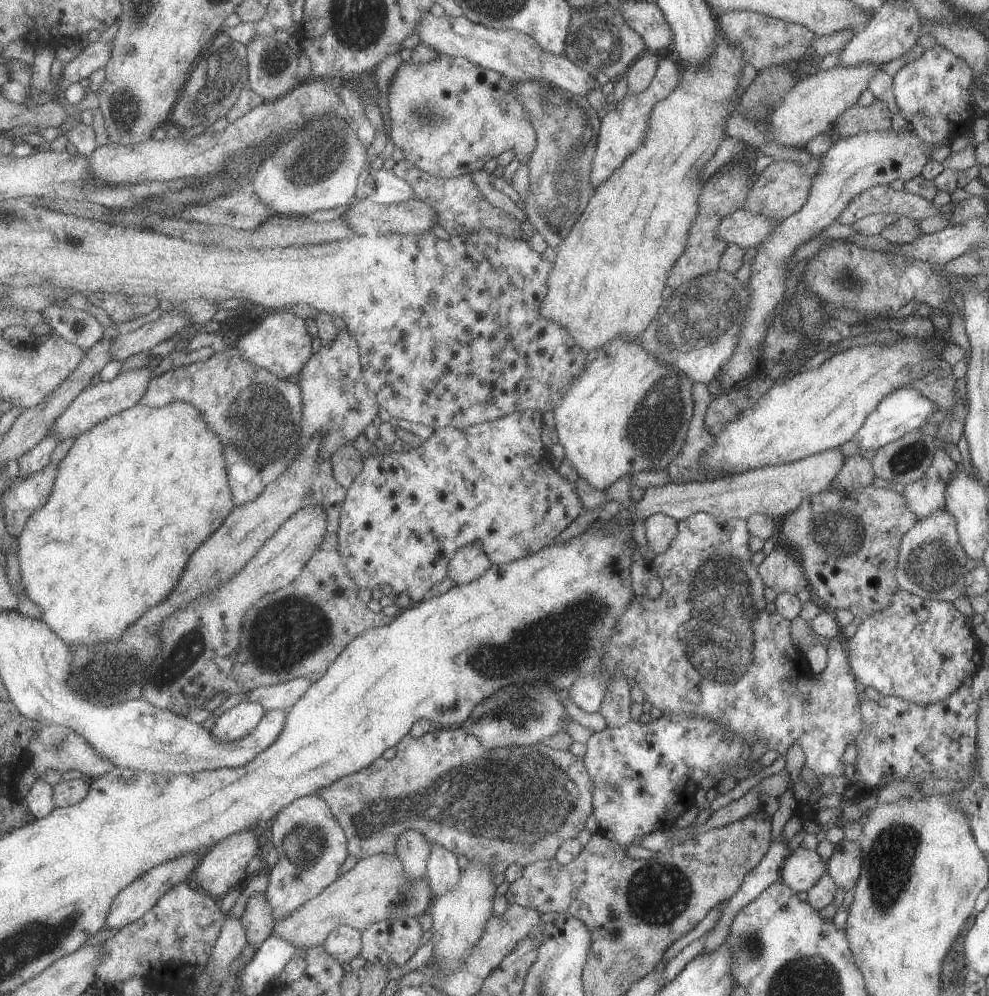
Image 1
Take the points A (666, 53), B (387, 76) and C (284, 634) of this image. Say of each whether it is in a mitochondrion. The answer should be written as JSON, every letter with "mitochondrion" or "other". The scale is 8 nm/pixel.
{"A":"other","B":"other","C":"mitochondrion"}

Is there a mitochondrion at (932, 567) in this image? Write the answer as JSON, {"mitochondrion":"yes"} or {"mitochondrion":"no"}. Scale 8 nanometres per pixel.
{"mitochondrion":"yes"}

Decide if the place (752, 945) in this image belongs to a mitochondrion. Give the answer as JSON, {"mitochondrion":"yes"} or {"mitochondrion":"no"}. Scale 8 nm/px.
{"mitochondrion":"yes"}

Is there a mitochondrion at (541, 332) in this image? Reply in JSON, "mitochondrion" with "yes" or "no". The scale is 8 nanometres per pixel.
{"mitochondrion":"no"}

